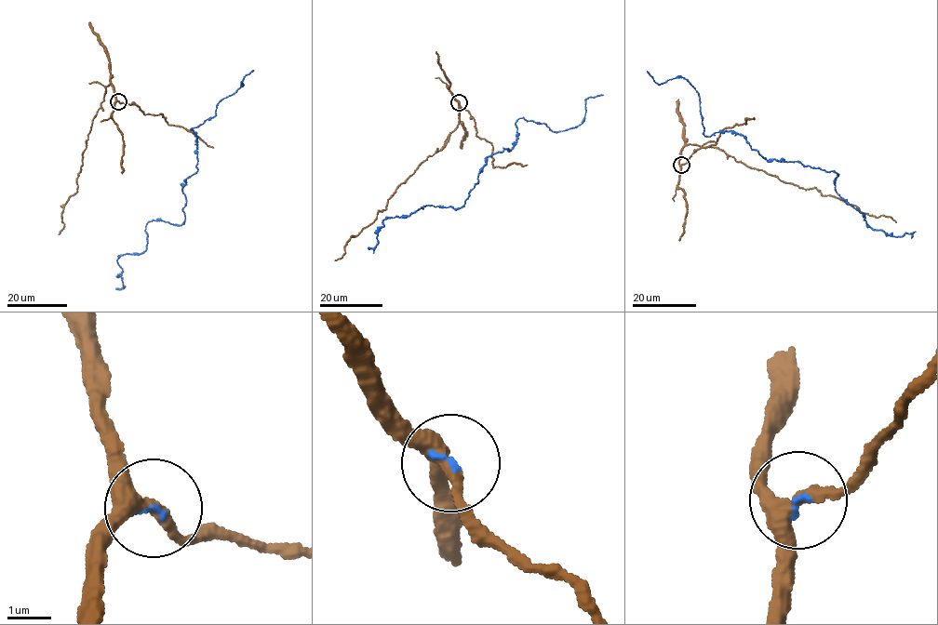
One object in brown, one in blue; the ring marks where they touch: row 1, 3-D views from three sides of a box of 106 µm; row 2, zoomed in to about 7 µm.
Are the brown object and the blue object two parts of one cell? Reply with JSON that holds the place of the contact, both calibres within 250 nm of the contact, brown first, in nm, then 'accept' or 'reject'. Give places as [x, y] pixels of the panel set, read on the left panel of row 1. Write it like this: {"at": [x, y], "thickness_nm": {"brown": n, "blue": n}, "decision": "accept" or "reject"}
{"at": [118, 101], "thickness_nm": {"brown": 300, "blue": 80}, "decision": "accept"}

